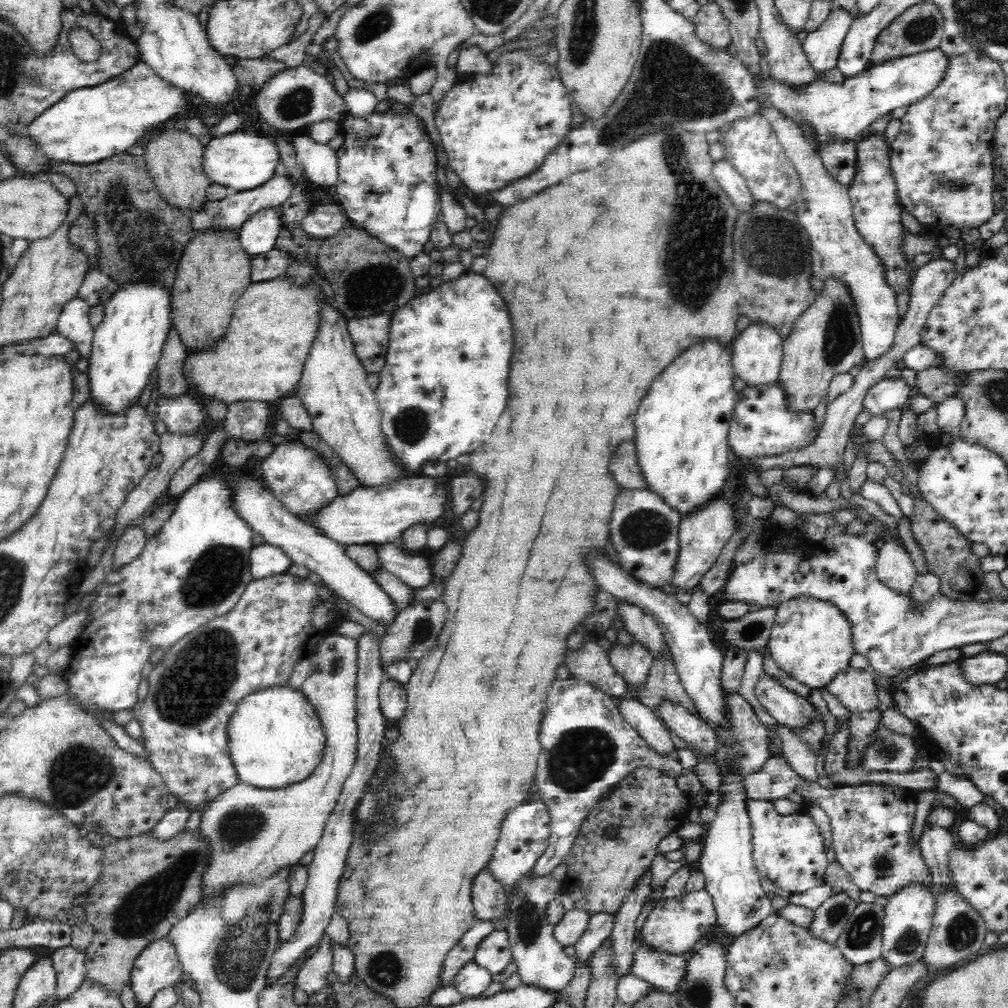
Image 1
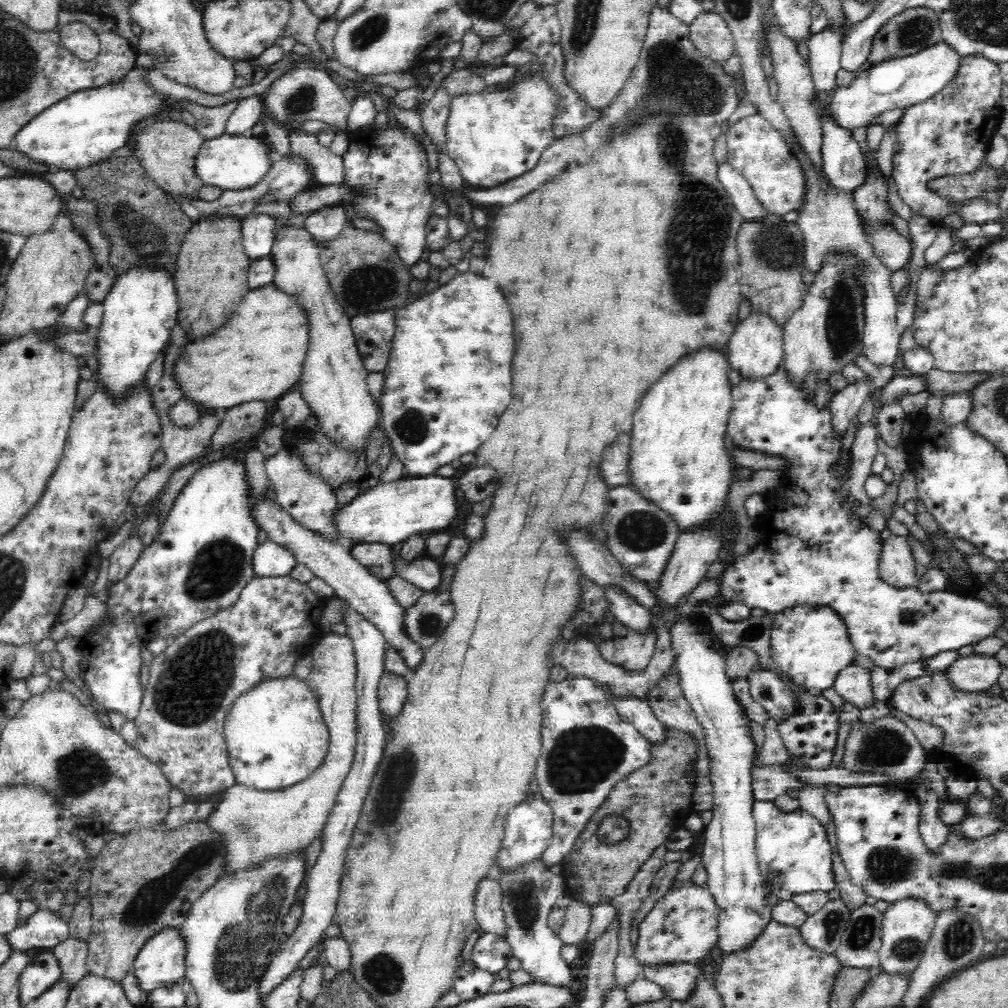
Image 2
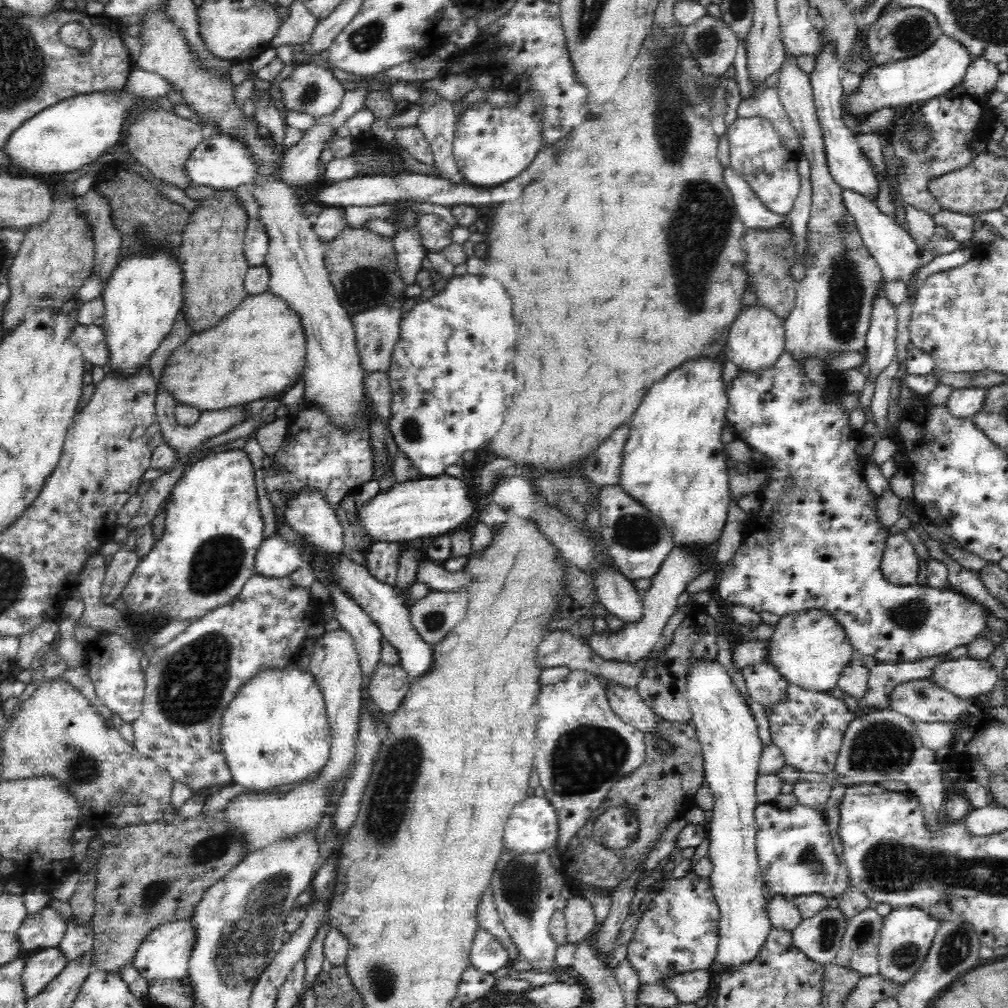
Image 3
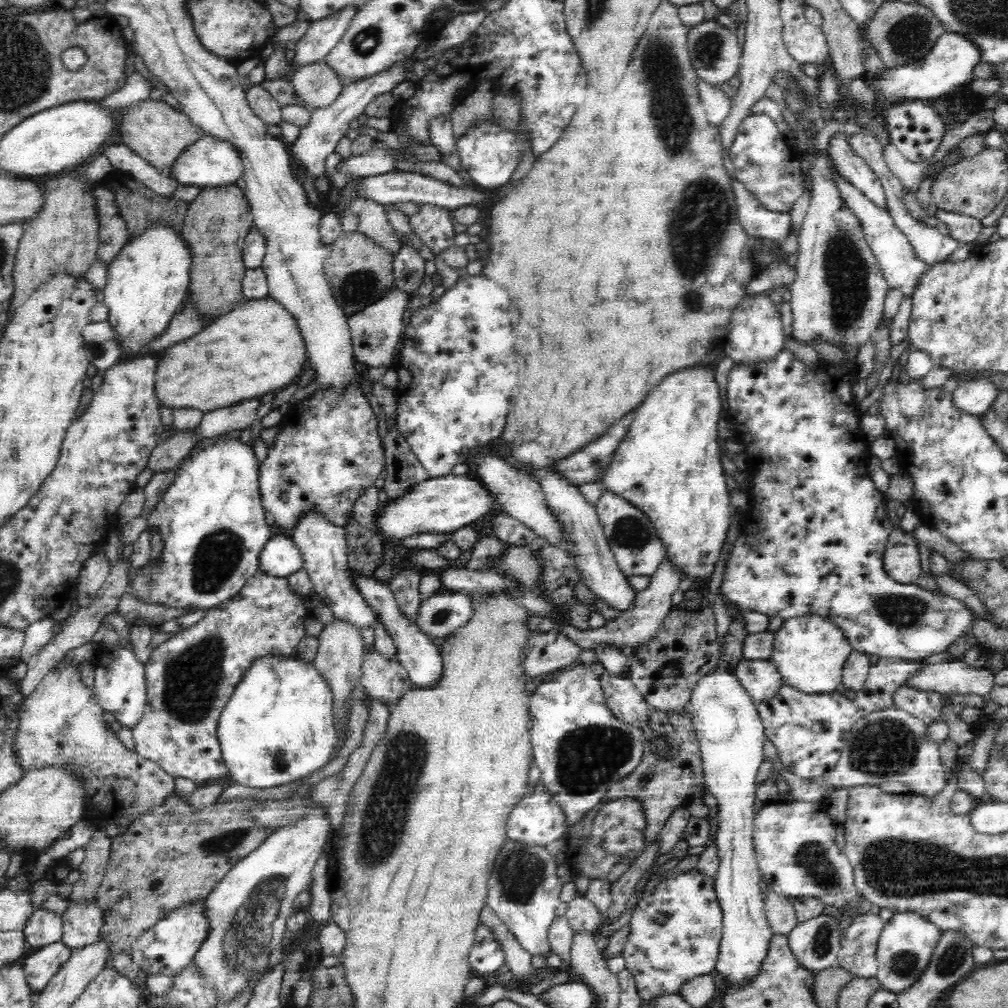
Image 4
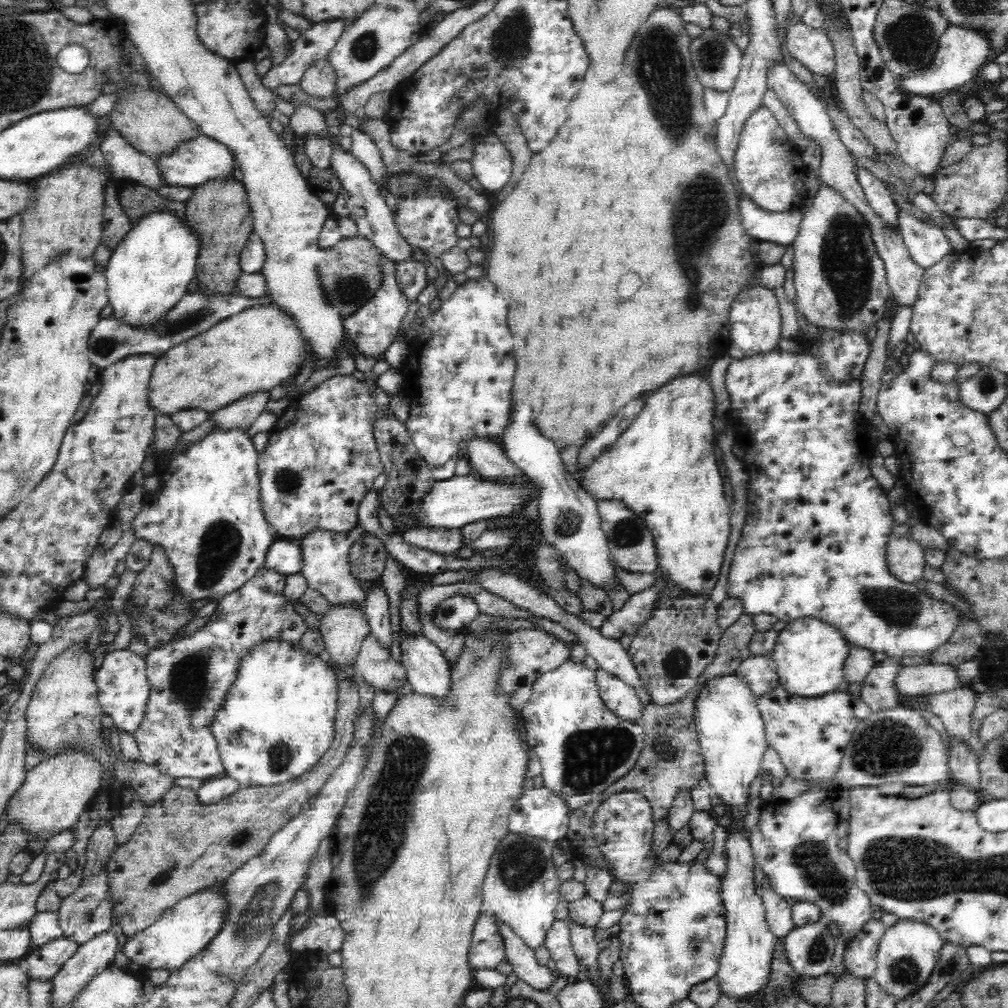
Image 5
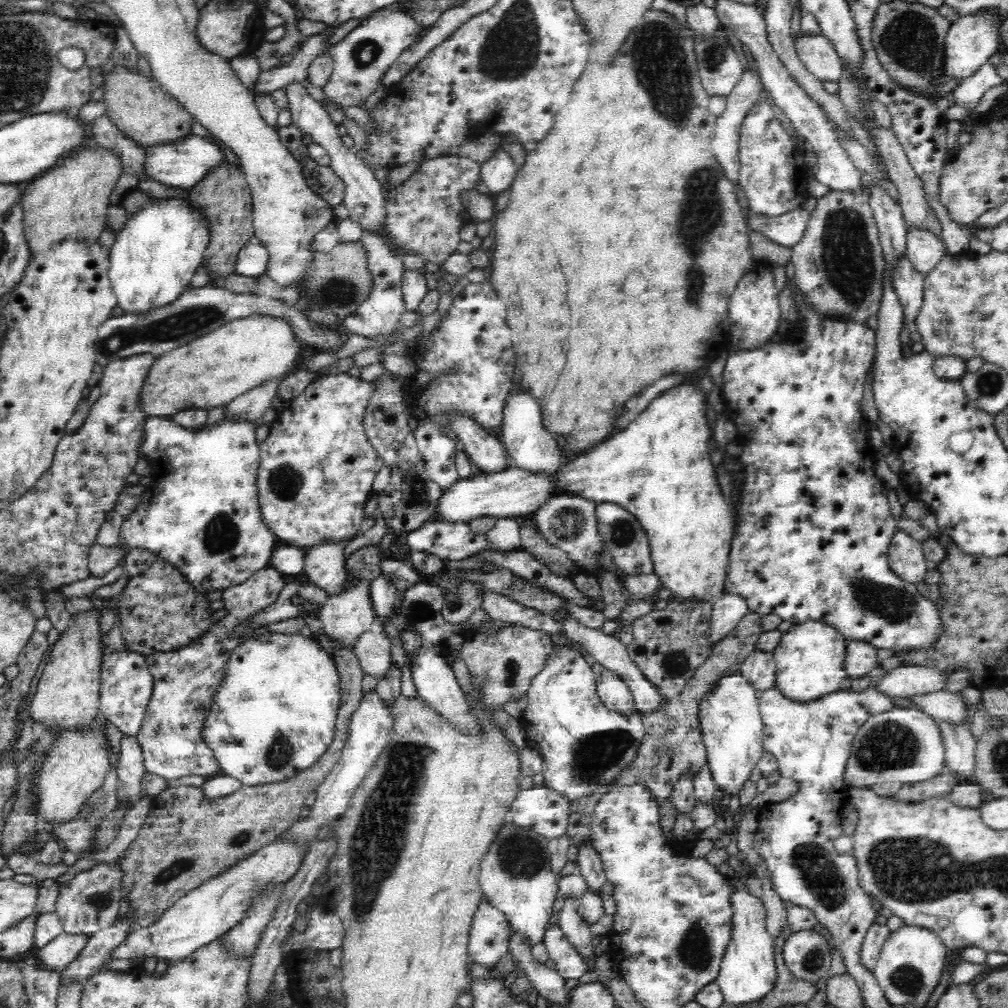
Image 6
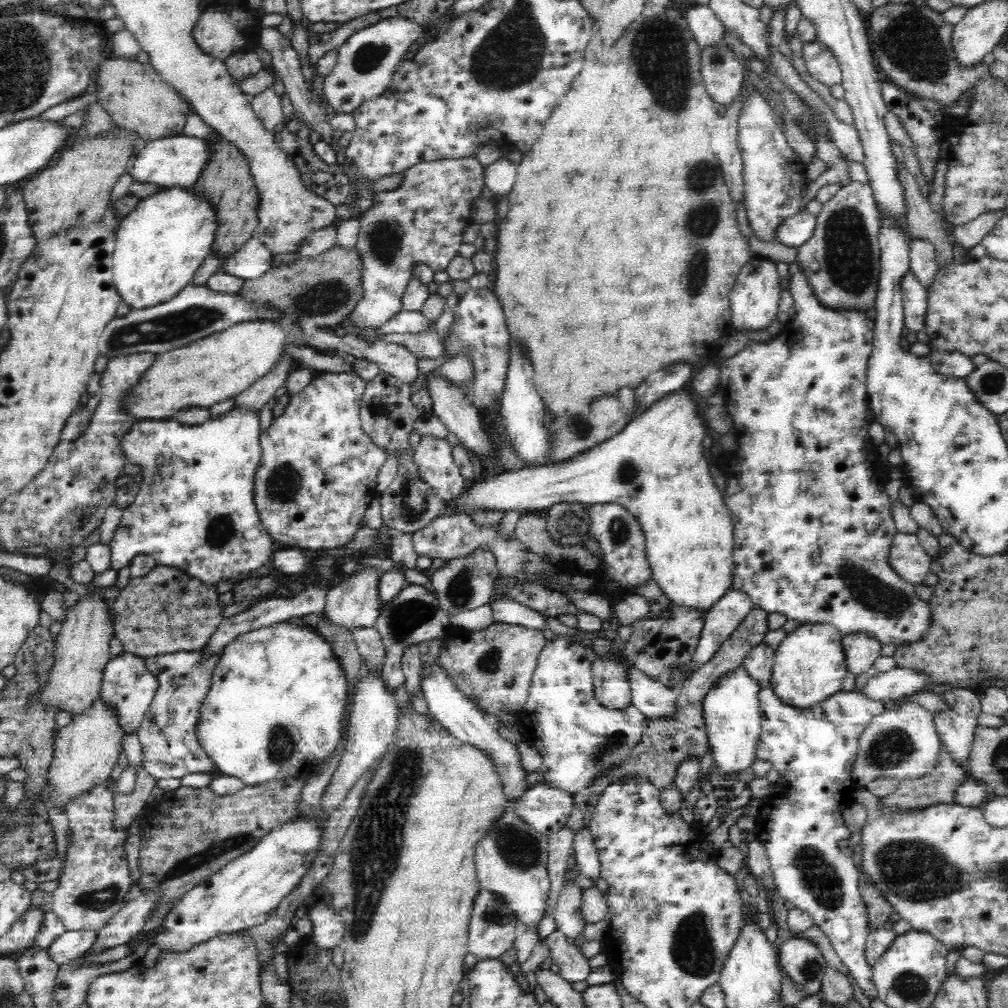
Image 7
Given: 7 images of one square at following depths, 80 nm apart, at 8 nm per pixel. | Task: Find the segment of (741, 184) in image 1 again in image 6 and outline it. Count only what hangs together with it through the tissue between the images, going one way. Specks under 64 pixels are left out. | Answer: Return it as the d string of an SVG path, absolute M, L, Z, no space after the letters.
M798 207L780 216L754 215L747 210L746 222L749 230L776 242L780 246L792 248L804 234L810 212Z

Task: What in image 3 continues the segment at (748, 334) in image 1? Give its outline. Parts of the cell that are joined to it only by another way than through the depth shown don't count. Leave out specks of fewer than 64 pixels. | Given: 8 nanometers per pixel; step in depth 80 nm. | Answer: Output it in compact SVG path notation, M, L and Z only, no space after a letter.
M752 305L738 314L736 322L732 324L728 342L721 357L734 363L738 369L750 372L760 372L770 369L785 354L785 329L783 321L775 316L764 305Z

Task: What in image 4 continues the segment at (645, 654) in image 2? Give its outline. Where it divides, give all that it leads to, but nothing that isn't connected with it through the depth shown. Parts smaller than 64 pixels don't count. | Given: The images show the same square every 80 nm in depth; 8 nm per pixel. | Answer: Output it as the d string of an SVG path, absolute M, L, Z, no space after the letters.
M666 557L651 577L648 588L636 593L633 607L623 613L617 613L615 621L610 621L600 628L588 629L587 631L580 631L569 624L558 625L556 629L560 634L565 634L570 640L573 640L580 648L596 652L600 647L614 646L618 651L623 652L626 648L630 648L631 654L635 653L658 634L664 619L675 607L671 601L672 595L678 590L678 586L684 578L686 578L685 573L681 572Z

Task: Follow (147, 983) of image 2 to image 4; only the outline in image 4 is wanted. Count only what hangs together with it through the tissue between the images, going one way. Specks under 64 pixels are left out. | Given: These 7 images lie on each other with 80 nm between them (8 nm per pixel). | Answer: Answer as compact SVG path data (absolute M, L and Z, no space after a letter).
M196 900L192 904L184 904L169 912L164 920L154 924L135 940L131 946L132 960L146 976L164 975L172 977L182 972L198 951L202 940L208 934L208 922L205 920L204 900Z

